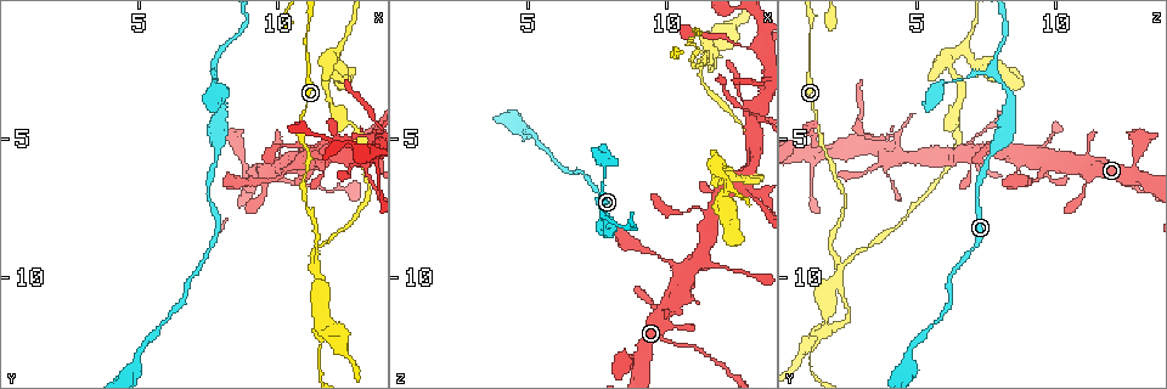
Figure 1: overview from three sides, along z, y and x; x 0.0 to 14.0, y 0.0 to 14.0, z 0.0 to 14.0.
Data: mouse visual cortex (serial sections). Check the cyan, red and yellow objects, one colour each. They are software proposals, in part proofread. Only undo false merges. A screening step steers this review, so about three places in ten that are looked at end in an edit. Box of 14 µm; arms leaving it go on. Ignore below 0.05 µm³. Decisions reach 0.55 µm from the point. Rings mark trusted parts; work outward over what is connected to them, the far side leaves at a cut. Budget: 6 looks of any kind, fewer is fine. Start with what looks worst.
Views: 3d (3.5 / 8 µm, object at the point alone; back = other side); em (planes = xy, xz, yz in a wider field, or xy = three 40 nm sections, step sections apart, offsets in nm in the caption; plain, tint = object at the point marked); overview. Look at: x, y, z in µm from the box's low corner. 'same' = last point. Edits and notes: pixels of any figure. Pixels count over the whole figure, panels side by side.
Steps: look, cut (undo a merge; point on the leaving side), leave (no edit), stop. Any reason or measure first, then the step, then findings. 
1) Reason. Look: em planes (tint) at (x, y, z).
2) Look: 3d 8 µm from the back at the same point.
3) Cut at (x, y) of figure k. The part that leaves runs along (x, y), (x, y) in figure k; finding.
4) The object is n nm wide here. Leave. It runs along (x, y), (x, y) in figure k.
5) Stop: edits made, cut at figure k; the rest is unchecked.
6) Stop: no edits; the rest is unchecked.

Abrupt turn. Look: 3d 3.5 µm from the back at (11.3, 9.5, 2.2).

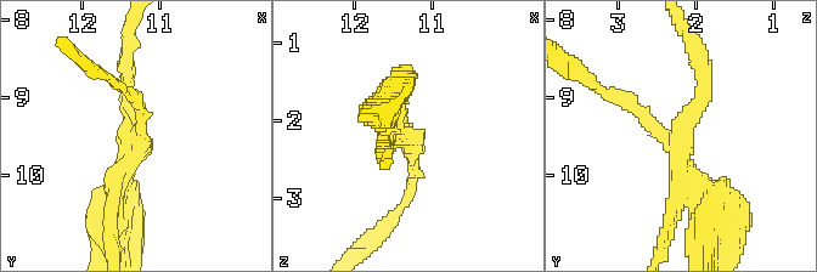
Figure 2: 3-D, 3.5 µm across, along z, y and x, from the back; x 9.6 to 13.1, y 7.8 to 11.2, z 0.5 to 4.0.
Look: em xy step 5 (tint) at (11.35, 9.50, 2.20).

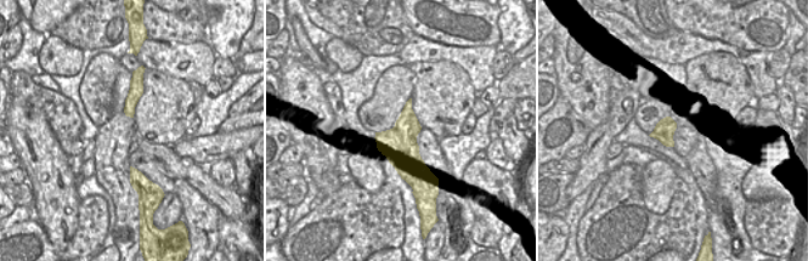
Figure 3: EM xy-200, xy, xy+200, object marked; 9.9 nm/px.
3 arms meet here; the arms are 200, 200, 250 nm wide. Cut at (699, 236) of figure 2. A border runs along (395, 124), (413, 171), (414, 188) in figure 3; a second cell is stuck on.

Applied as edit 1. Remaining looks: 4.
Three-way junction. Look: 3d 3.5 µm at (7.7, 2.6, 7.9).

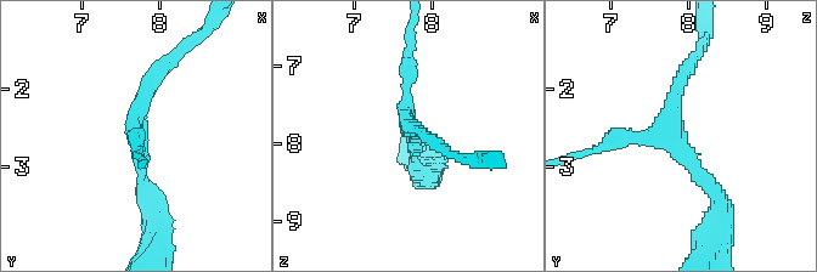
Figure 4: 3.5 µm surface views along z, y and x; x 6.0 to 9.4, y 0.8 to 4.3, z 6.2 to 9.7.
3 arms meet here; the arms are 150, 200, 200 nm wide. Look: em xy step 2 (tint) at (7.70, 2.55, 7.80).

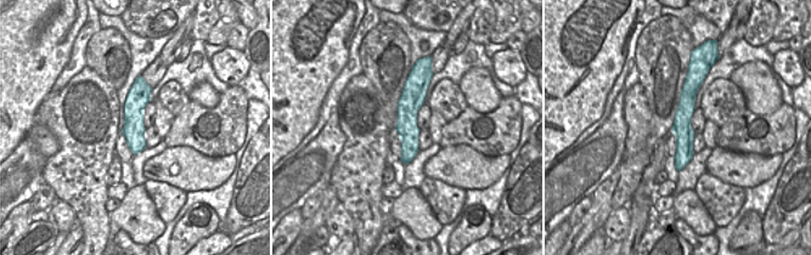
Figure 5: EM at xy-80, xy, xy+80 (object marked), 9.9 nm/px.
Cut it another way. Look: em planes (tint) at the same point.

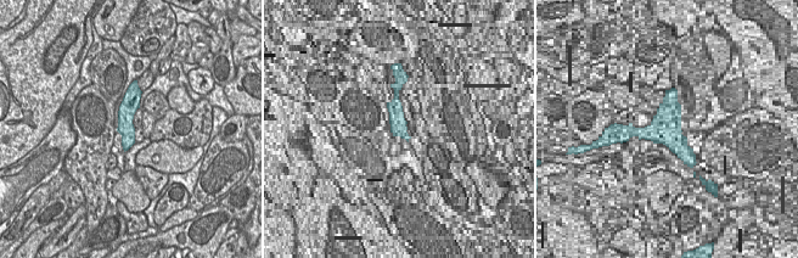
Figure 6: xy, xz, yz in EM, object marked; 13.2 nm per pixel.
Leave. It runs along (135, 89), (127, 110), (125, 146) in figure 6; all the same cell.

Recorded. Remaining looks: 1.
Stop: edits made, cut at figure 2; the rest is unchecked.

